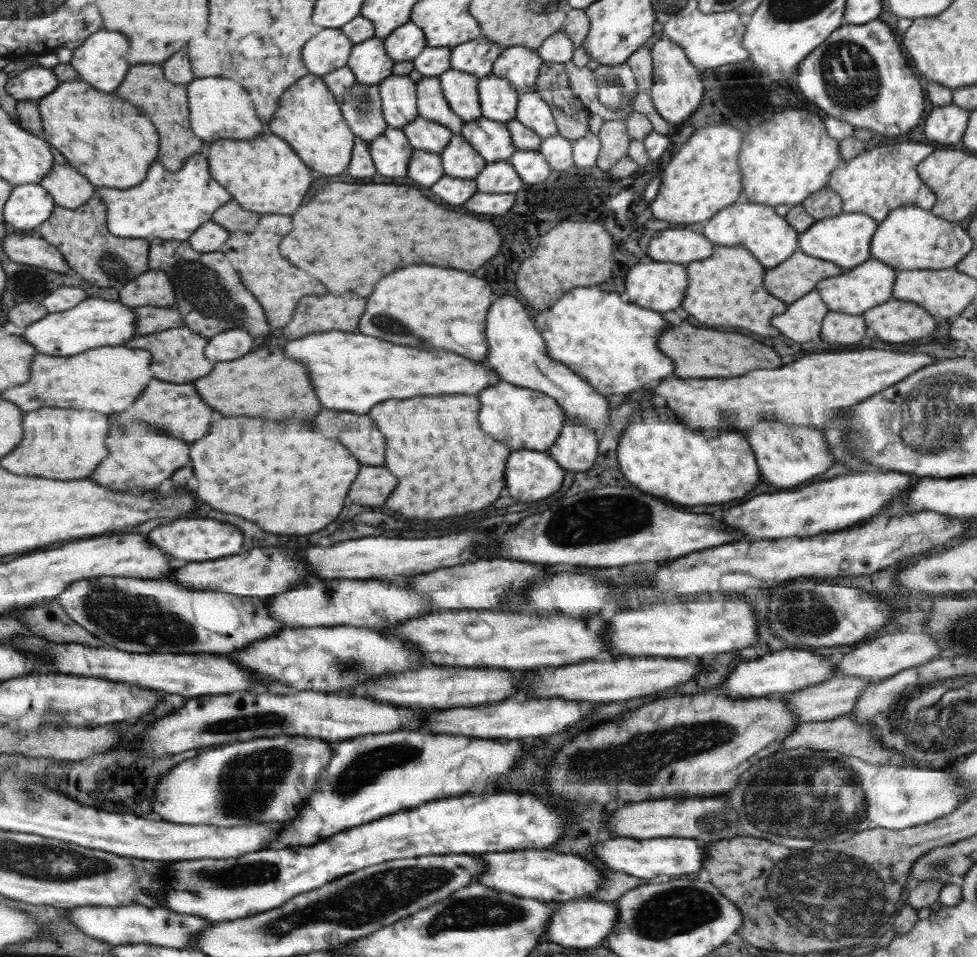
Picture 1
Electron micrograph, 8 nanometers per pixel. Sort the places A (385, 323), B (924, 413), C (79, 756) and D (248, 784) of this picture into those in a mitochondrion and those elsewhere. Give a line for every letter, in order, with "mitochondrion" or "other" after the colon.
A: mitochondrion
B: mitochondrion
C: other
D: mitochondrion

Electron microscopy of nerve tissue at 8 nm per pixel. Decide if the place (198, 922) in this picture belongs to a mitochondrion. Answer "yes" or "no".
no

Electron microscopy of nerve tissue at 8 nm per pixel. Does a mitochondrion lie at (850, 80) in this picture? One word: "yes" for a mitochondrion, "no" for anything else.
yes

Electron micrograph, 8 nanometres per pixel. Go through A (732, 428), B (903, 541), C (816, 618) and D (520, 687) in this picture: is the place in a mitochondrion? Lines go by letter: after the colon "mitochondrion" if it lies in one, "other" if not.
A: other
B: mitochondrion
C: mitochondrion
D: other

